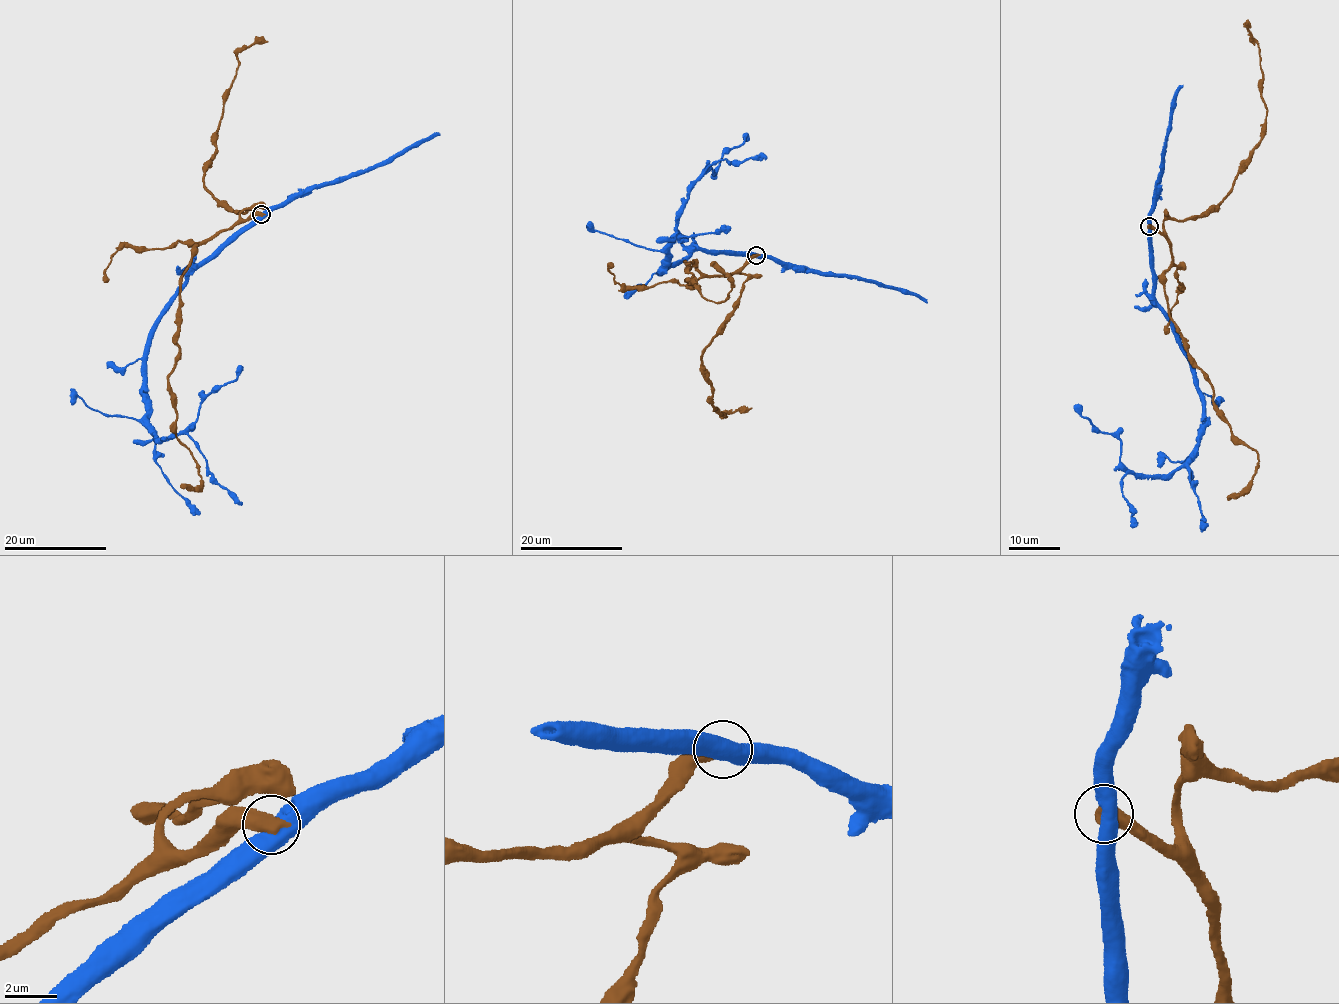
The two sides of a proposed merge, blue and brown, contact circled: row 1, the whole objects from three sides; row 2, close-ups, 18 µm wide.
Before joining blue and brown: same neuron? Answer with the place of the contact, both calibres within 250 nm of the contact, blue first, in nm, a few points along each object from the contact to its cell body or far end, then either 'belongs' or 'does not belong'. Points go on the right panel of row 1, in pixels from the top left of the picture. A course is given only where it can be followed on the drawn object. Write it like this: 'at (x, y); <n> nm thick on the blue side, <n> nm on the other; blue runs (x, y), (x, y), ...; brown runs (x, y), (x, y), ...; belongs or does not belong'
at (1149, 226); 550 nm thick on the blue side, 600 nm on the other; blue runs (1149, 226), (1152, 295), (1200, 395), (1198, 450), (1166, 475), (1127, 471), (1119, 439), (1075, 404); brown runs (1149, 226), (1170, 246), (1164, 292), (1188, 358), (1213, 391), (1221, 419), (1257, 454), (1255, 475), (1228, 499); does not belong

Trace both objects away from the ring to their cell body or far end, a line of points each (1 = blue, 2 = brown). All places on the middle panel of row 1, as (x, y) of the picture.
1: (757, 256), (699, 247), (661, 270), (688, 187), (711, 168), (715, 172), (721, 157), (747, 135)
2: (757, 256), (711, 277), (686, 260), (693, 277), (687, 282), (719, 302), (732, 284), (710, 262)

